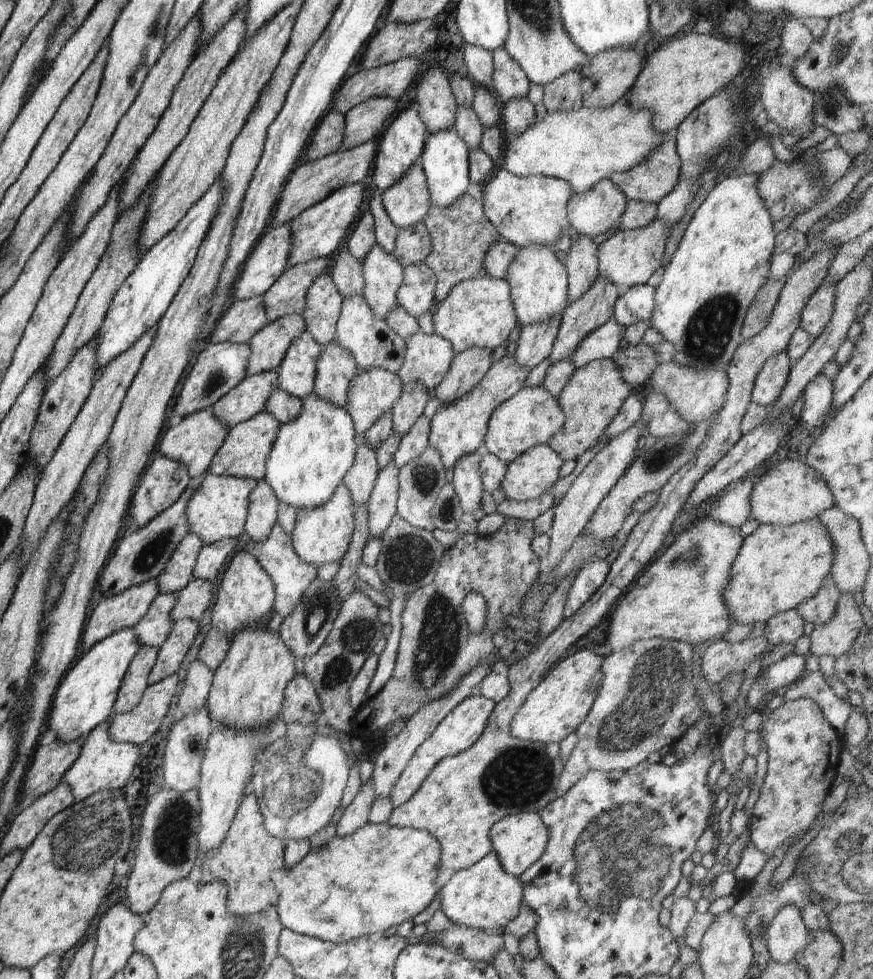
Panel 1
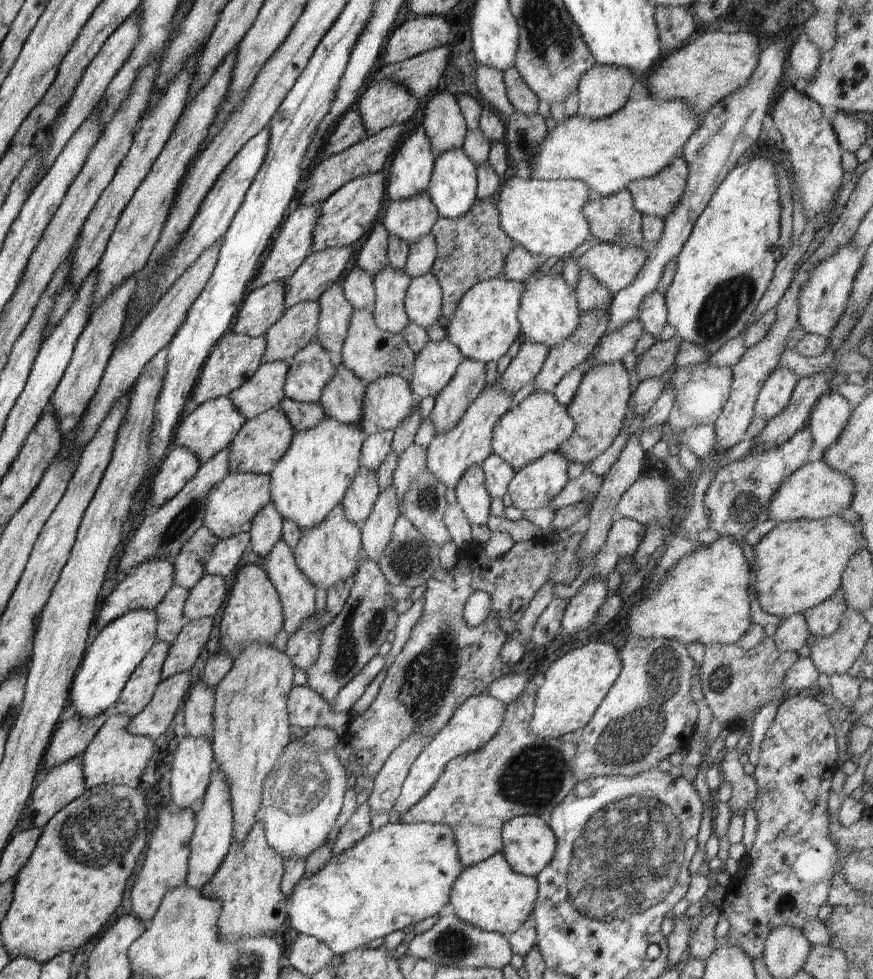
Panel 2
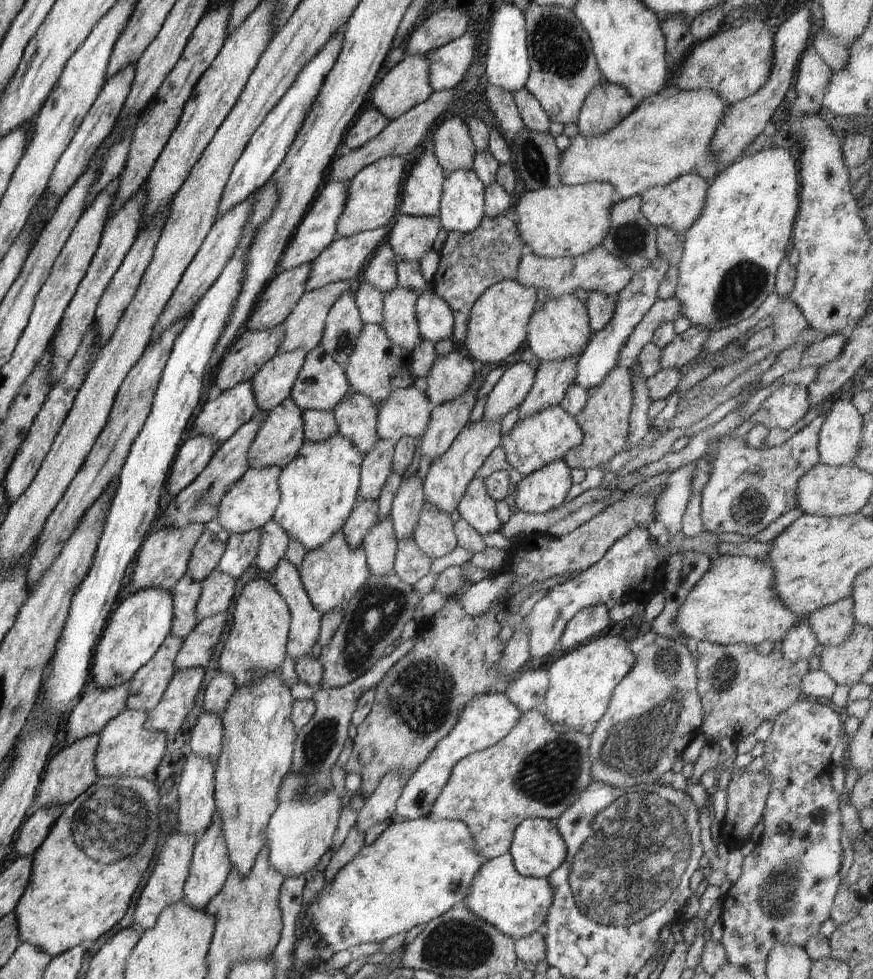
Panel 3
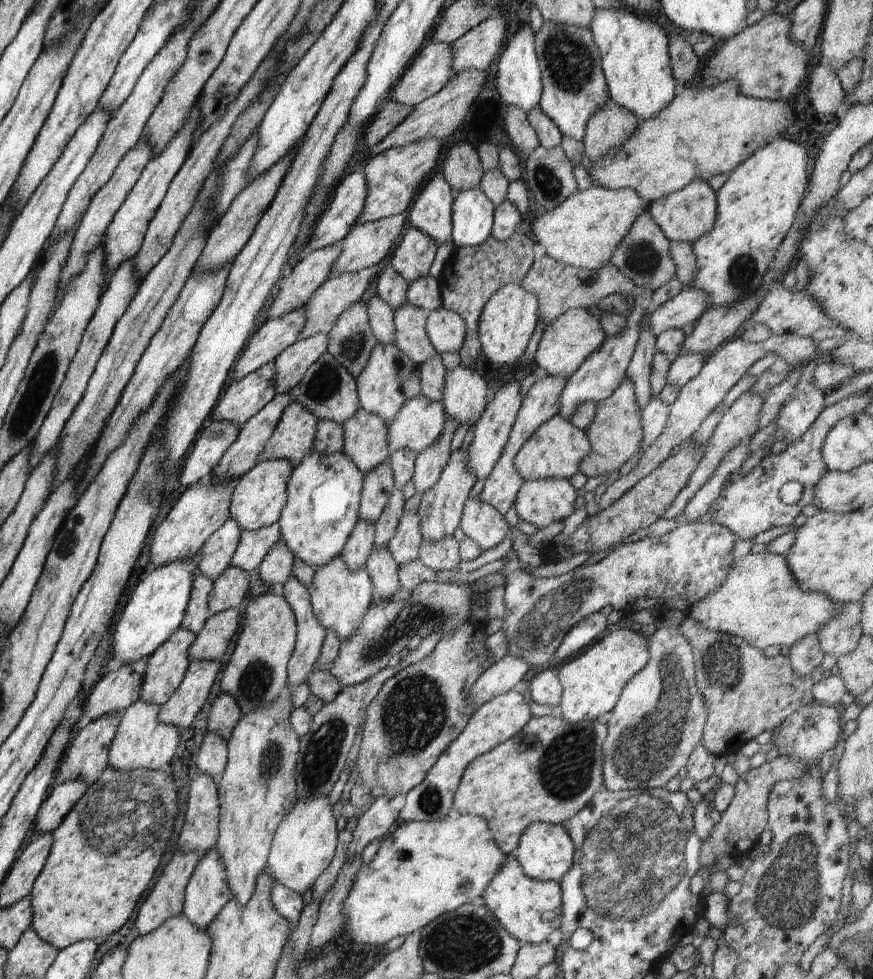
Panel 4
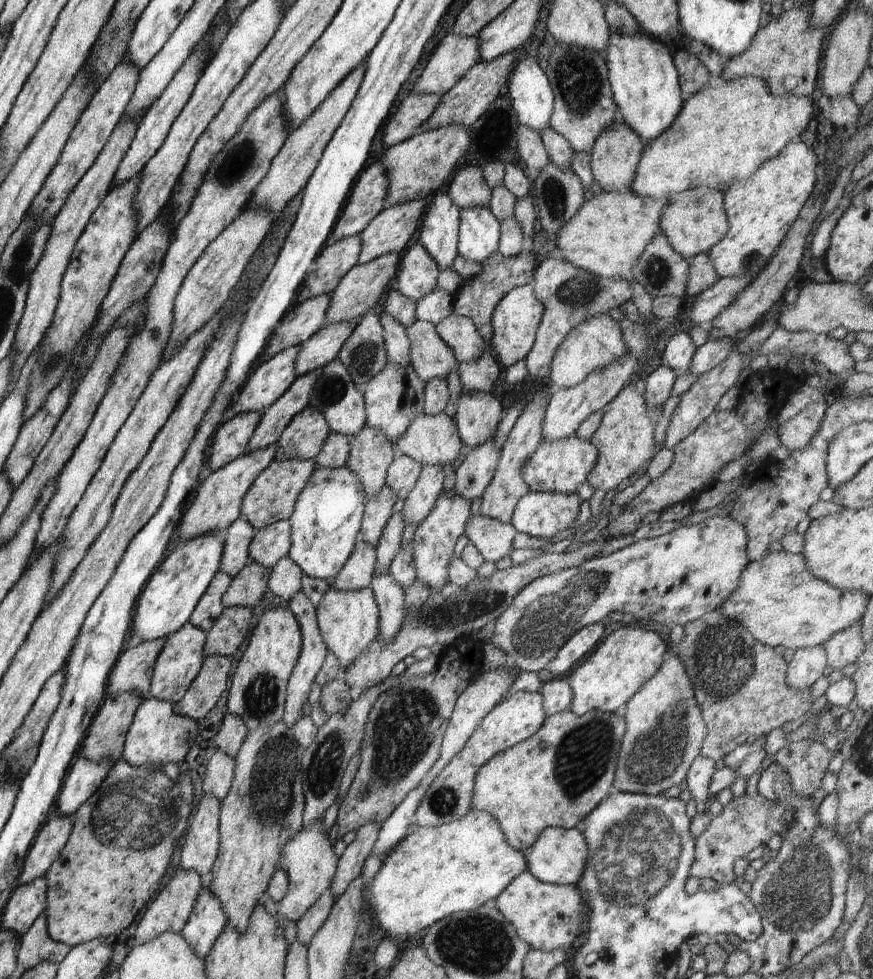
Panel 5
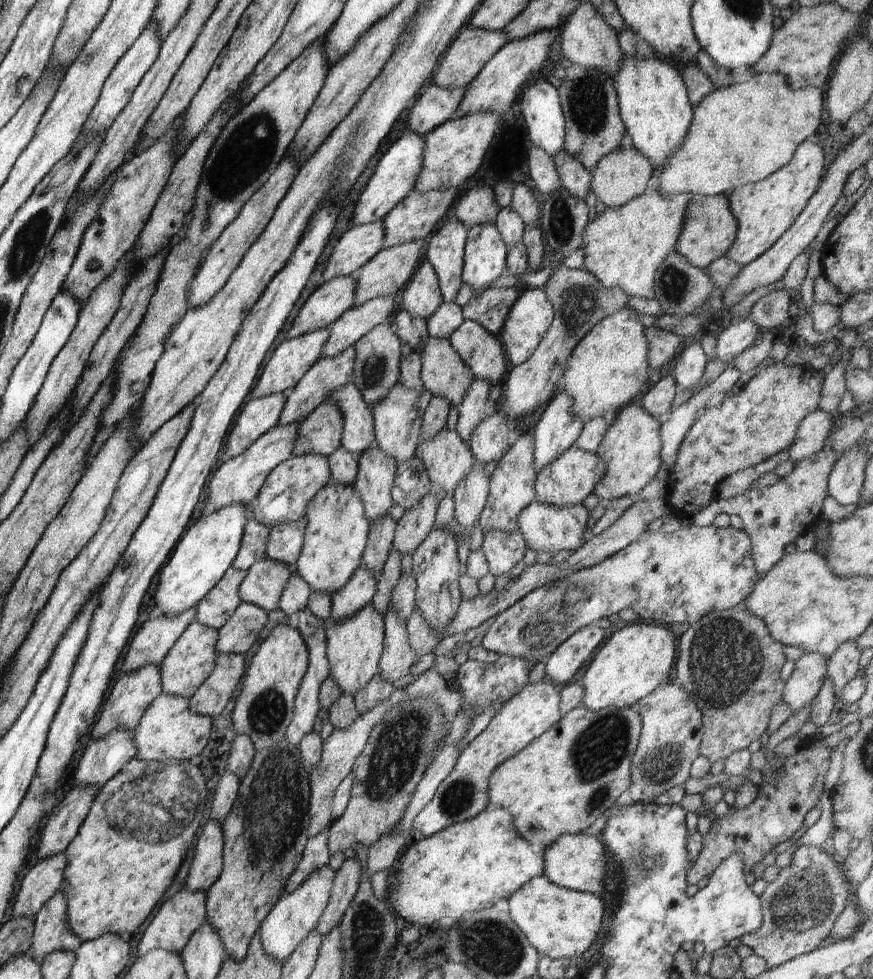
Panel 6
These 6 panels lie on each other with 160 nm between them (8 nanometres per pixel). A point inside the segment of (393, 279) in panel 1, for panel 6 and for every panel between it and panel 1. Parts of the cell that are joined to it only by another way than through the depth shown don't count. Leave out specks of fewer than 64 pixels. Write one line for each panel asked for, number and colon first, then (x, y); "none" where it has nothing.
2: (390, 284)
3: (399, 322)
4: (410, 336)
5: (431, 358)
6: (443, 372)

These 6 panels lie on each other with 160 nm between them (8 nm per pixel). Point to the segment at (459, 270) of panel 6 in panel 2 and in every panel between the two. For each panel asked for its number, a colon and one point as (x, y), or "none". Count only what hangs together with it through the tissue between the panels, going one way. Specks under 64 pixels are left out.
2: (409, 174)
3: (420, 196)
4: (431, 211)
5: (439, 232)

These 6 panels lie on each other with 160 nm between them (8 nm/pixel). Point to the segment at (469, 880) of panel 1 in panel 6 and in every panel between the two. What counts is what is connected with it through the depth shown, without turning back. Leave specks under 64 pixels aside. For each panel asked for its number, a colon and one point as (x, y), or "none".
2: (489, 895)
3: (516, 905)
4: (529, 909)
5: (547, 916)
6: (558, 922)

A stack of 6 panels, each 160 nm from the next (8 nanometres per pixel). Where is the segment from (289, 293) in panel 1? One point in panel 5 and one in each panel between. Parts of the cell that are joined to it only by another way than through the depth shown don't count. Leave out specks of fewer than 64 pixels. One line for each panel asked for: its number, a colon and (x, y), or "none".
2: (309, 280)
3: (341, 260)
4: (365, 245)
5: (390, 230)

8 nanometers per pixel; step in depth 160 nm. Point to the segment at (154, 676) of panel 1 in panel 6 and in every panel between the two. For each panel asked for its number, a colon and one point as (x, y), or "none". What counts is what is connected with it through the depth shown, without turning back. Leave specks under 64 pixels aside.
2: (188, 645)
3: (196, 649)
4: (210, 644)
5: (233, 625)
6: (237, 636)

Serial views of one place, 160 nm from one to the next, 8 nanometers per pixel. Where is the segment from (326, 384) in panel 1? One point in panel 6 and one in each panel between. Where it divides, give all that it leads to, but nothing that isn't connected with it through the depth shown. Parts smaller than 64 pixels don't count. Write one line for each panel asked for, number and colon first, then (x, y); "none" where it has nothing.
2: (341, 398)
3: (356, 416)
4: (365, 434)
5: (371, 453)
6: (376, 472)

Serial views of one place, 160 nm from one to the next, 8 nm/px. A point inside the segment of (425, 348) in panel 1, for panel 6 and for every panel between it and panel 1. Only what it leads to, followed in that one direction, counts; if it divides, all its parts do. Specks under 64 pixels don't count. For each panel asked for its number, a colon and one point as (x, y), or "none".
2: (435, 365)
3: (449, 376)
4: (464, 394)
5: (477, 415)
6: (488, 441)

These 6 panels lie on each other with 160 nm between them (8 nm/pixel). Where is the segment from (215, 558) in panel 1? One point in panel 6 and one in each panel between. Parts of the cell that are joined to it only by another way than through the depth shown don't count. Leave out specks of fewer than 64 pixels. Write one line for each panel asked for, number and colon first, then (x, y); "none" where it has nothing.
2: (226, 553)
3: (241, 549)
4: (253, 546)
5: (270, 544)
6: (285, 541)

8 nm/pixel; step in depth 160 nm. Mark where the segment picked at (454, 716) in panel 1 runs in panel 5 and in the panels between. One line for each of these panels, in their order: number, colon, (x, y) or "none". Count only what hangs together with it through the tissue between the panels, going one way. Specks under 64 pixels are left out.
2: (475, 721)
3: (488, 717)
4: (497, 720)
5: (517, 716)

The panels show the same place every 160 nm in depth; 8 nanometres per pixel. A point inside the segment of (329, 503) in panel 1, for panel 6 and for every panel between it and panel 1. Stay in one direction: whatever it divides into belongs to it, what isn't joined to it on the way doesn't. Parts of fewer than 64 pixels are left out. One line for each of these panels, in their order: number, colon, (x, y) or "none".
2: (328, 553)
3: (331, 574)
4: (340, 597)
5: (348, 621)
6: (354, 645)

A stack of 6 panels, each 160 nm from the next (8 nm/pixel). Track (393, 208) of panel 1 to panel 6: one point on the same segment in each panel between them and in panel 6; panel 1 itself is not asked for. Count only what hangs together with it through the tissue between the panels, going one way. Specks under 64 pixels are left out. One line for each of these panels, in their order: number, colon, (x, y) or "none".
2: (408, 219)
3: (411, 236)
4: (413, 258)
5: (417, 275)
6: (422, 296)

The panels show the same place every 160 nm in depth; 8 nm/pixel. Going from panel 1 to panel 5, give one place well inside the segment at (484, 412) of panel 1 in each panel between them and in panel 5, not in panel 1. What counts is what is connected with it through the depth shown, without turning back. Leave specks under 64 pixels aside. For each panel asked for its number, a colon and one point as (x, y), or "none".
2: (450, 453)
3: (448, 475)
4: (440, 510)
5: (433, 542)

